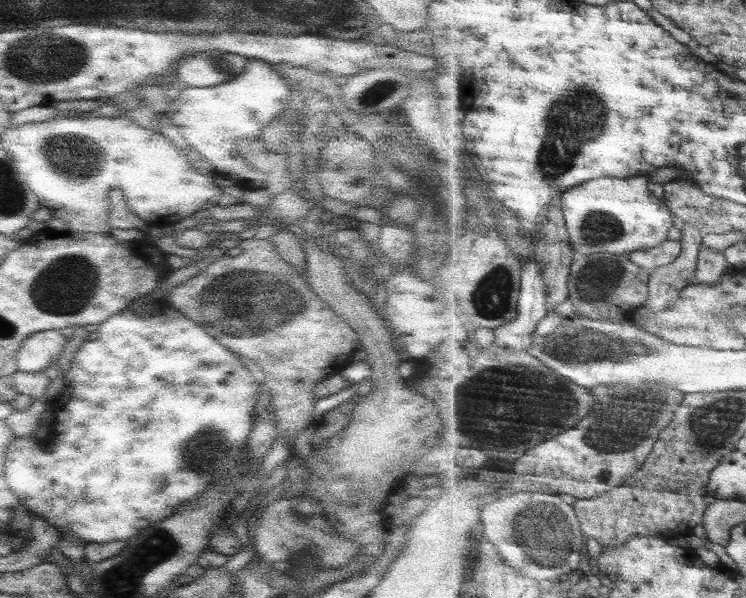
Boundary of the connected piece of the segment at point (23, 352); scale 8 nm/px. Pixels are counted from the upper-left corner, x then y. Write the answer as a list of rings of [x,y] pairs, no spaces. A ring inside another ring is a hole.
[[[60,330],[30,334],[22,342],[17,356],[17,371],[46,372],[50,362],[58,360],[66,346],[66,336]]]

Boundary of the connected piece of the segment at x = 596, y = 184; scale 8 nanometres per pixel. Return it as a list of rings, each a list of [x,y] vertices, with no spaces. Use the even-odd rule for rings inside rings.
[[[650,174],[632,178],[595,178],[586,182],[586,186],[577,186],[564,194],[562,198],[565,219],[570,235],[570,242],[577,254],[598,254],[608,252],[610,254],[631,254],[639,250],[648,250],[660,246],[670,238],[671,228],[675,226],[673,211],[664,198],[657,198],[648,186]]]

